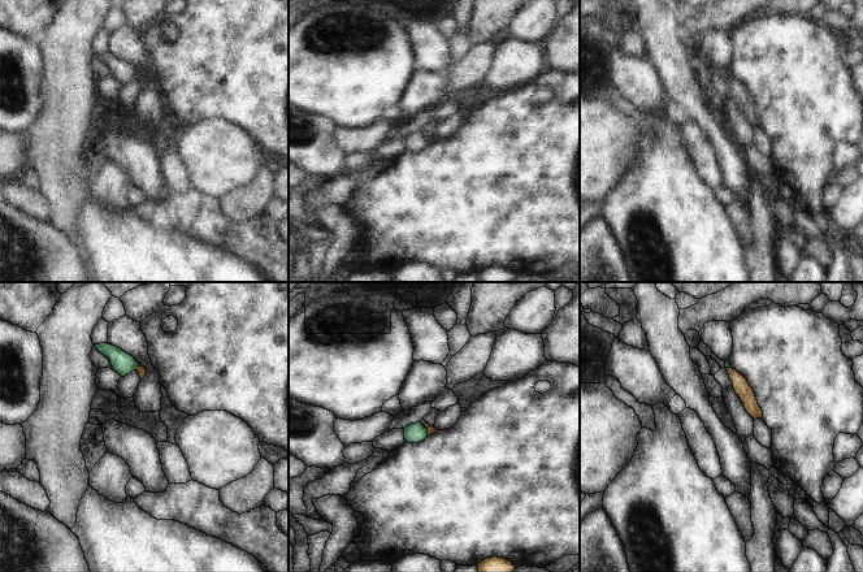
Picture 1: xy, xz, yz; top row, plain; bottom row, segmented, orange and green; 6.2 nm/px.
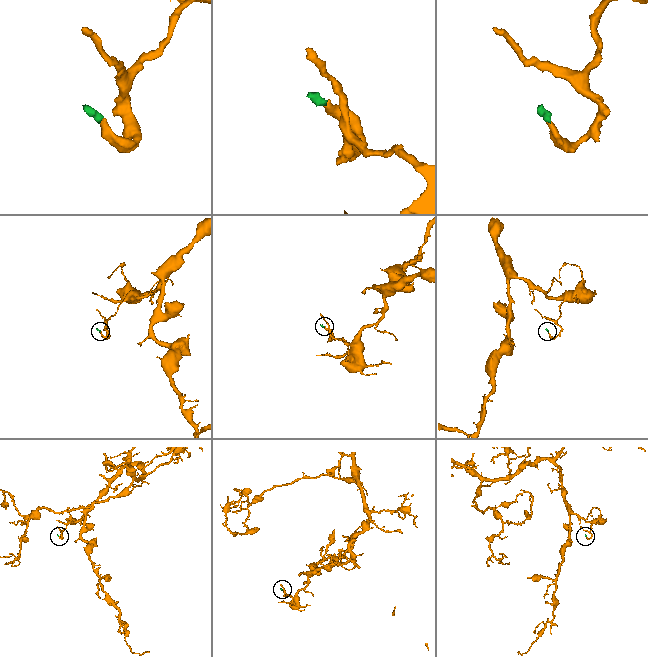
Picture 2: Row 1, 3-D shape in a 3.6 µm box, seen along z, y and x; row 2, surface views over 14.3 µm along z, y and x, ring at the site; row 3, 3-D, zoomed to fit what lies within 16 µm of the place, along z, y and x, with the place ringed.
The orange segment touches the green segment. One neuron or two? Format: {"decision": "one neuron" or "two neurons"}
{"decision": "one neuron"}

